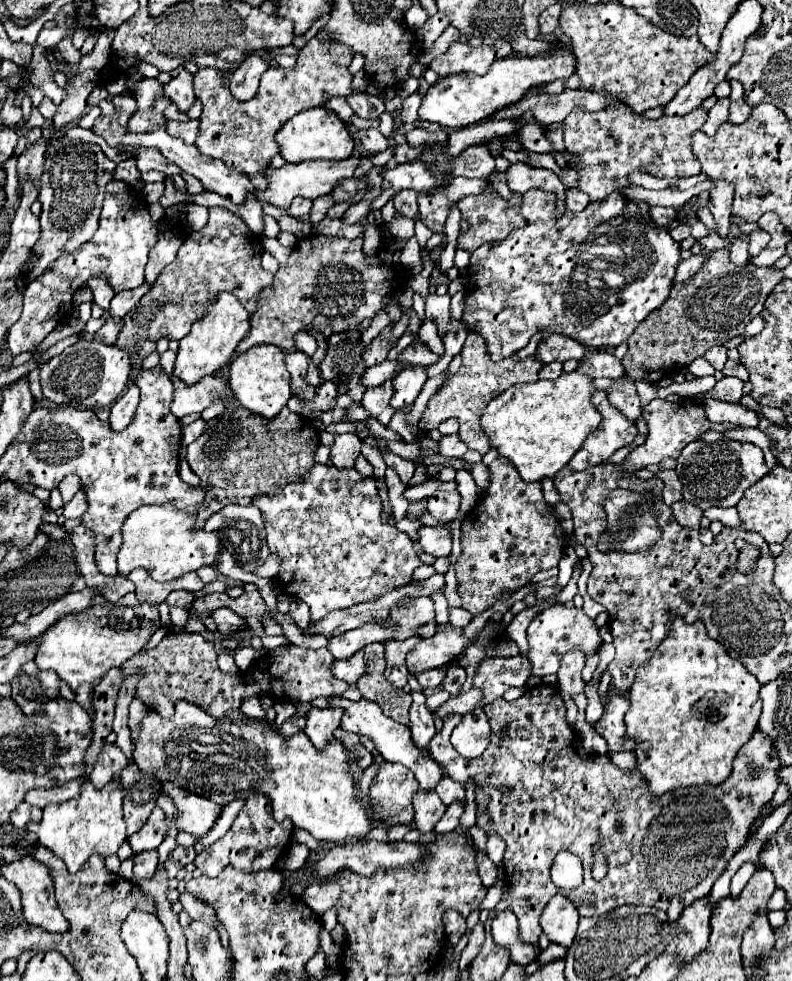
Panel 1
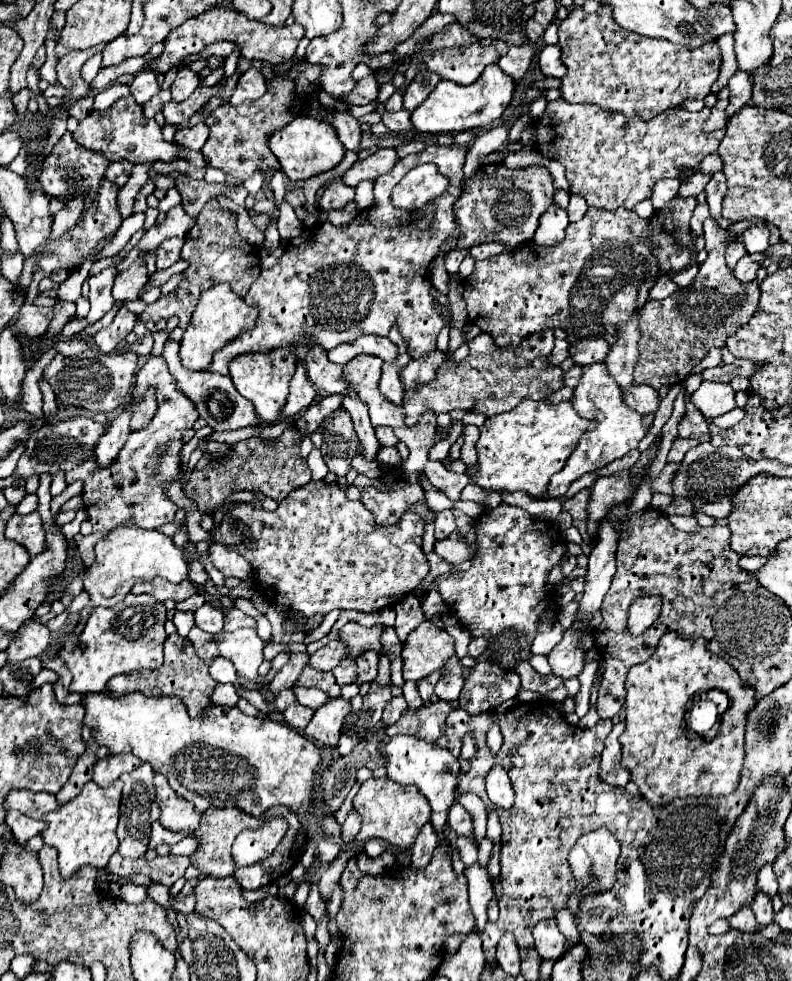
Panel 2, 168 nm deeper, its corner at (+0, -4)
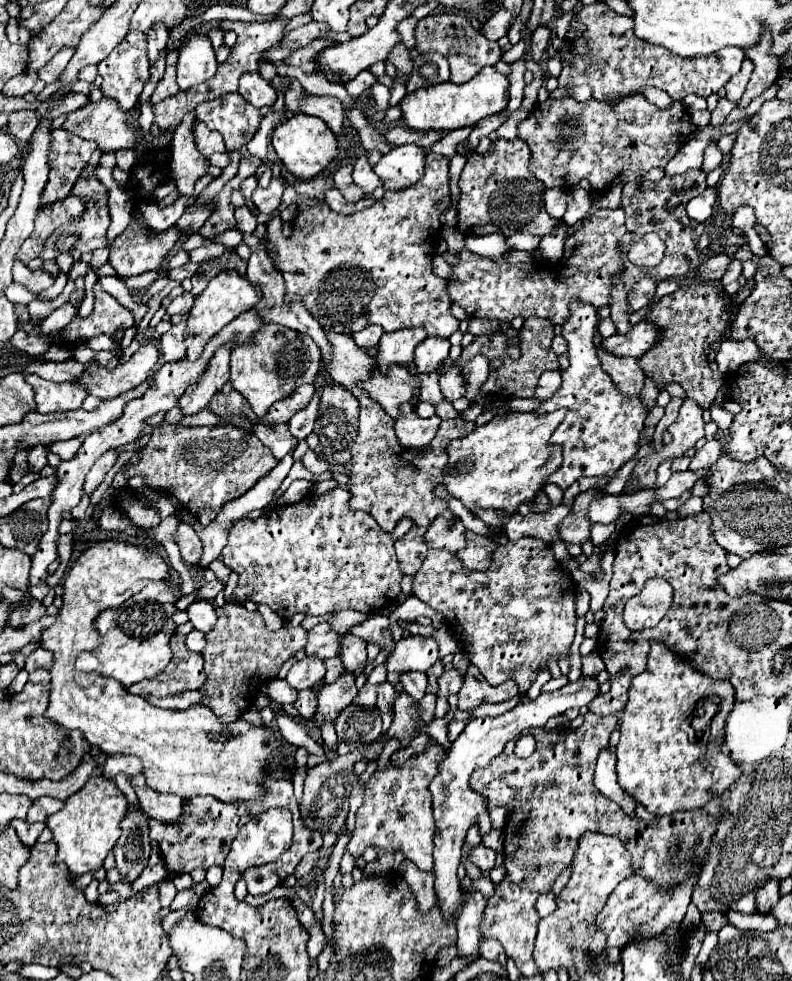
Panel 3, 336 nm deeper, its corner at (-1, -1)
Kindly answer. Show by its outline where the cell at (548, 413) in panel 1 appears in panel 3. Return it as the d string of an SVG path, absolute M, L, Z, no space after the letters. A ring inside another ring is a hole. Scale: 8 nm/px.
M565 409L537 415L537 413L509 413L497 415L483 427L477 427L463 439L449 443L449 465L441 481L443 489L459 499L465 509L475 515L475 507L495 509L513 515L519 503L531 501L541 491L543 479L555 473L561 465L561 449L549 445L549 437L563 421Z

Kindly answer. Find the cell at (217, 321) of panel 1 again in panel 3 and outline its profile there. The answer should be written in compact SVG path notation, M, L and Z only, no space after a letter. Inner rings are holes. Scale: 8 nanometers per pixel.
M223 271L217 277L213 277L207 285L207 289L203 293L199 293L195 297L193 309L189 311L189 319L187 319L187 329L185 329L185 347L187 347L187 359L195 361L203 347L207 345L207 341L217 335L229 321L233 321L235 317L239 317L243 311L253 309L253 305L261 299L261 289L257 289L257 285L253 285L251 281L247 281L245 277L233 273L233 271Z

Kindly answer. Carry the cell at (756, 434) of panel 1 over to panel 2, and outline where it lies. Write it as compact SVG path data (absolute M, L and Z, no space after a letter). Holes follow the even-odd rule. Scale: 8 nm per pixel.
M686 401L685 414L677 429L679 437L693 438L700 442L710 441L709 427L704 415L688 401Z

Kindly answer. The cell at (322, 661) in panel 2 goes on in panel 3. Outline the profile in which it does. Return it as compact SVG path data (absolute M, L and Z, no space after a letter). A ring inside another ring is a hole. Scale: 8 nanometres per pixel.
M305 657L303 661L297 661L291 667L285 681L289 683L291 689L303 691L303 689L311 689L317 681L323 681L323 677L325 677L323 661L319 657Z

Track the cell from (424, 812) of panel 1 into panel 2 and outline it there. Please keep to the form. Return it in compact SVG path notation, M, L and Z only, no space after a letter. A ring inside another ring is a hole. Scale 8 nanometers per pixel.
M428 822L424 826L424 830L418 832L418 838L416 838L416 842L410 850L412 852L412 866L414 868L424 868L428 864L428 860L432 858L432 852L434 852L436 846L438 846L438 834L432 828L432 824Z

